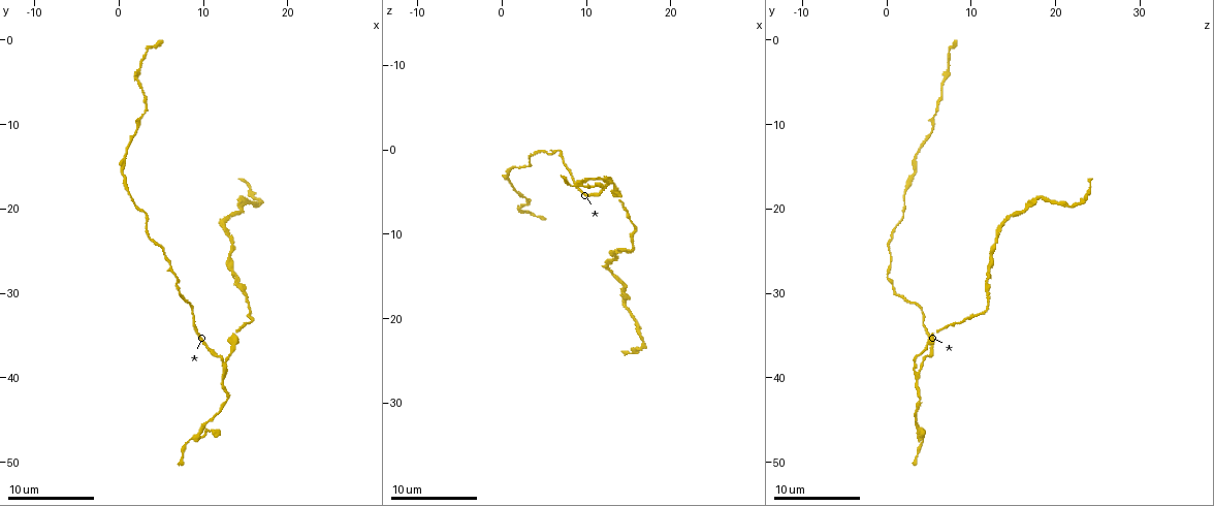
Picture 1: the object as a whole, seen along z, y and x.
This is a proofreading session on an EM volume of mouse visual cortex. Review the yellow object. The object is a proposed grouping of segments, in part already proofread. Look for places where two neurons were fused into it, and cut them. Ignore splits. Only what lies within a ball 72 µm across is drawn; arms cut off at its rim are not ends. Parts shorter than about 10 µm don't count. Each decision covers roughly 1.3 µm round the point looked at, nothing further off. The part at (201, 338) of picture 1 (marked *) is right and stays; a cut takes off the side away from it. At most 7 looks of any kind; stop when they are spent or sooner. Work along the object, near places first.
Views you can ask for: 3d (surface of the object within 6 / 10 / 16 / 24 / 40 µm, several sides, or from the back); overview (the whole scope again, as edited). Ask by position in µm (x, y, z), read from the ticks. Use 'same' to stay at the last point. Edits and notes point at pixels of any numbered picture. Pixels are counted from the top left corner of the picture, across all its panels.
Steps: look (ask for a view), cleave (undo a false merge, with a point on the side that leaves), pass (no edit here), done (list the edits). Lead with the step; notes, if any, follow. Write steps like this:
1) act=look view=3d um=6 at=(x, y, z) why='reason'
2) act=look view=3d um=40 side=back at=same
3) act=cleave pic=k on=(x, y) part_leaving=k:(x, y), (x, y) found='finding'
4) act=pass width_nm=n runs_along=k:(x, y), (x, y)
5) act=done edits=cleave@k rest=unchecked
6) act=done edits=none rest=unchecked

act=look view=3d um=6 at=(12.8, 38.4, 3.2) why='branch point'

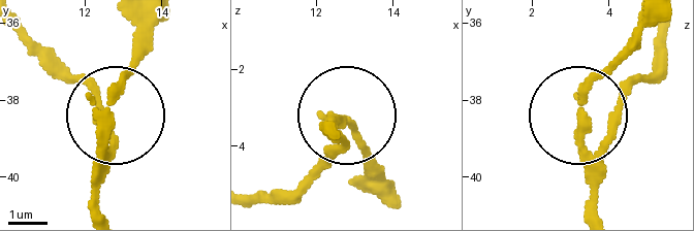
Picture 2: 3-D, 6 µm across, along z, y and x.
act=pass side_arm_um=14 runs_along=2:(253, 199), (292, 189), (335, 146), (342, 120), (332, 130) found='continuous, no second neuron'

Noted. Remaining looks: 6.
act=look view=3d um=10 at=(14.6, 18.8, 18.4) why='sudden change in width'

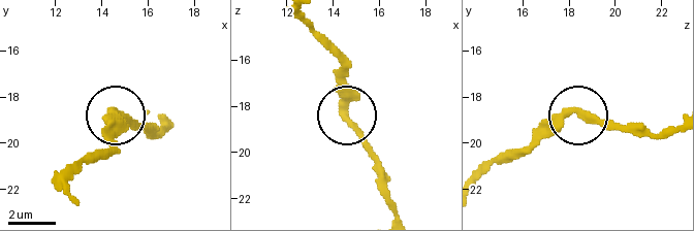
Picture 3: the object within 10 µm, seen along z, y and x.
act=pass found='continuous, no second neuron'

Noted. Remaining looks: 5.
act=look view=3d um=10 at=(0.6, 14.0, 3.4)

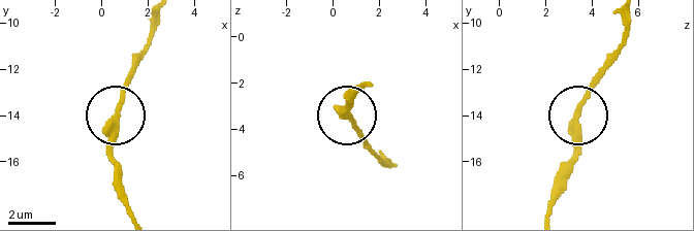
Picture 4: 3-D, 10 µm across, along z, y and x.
act=look view=3d um=10 side=back at=(0.5, 14.1, 3.3)

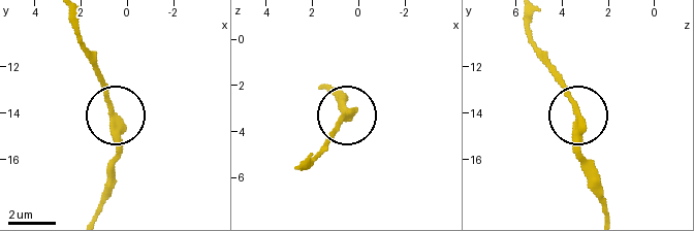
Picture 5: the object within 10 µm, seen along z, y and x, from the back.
act=pass runs_along=5:(96, 209), (118, 144), (118, 121), (96, 75) found='one neuron here'

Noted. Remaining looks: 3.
act=done edits=none rest=unchecked

